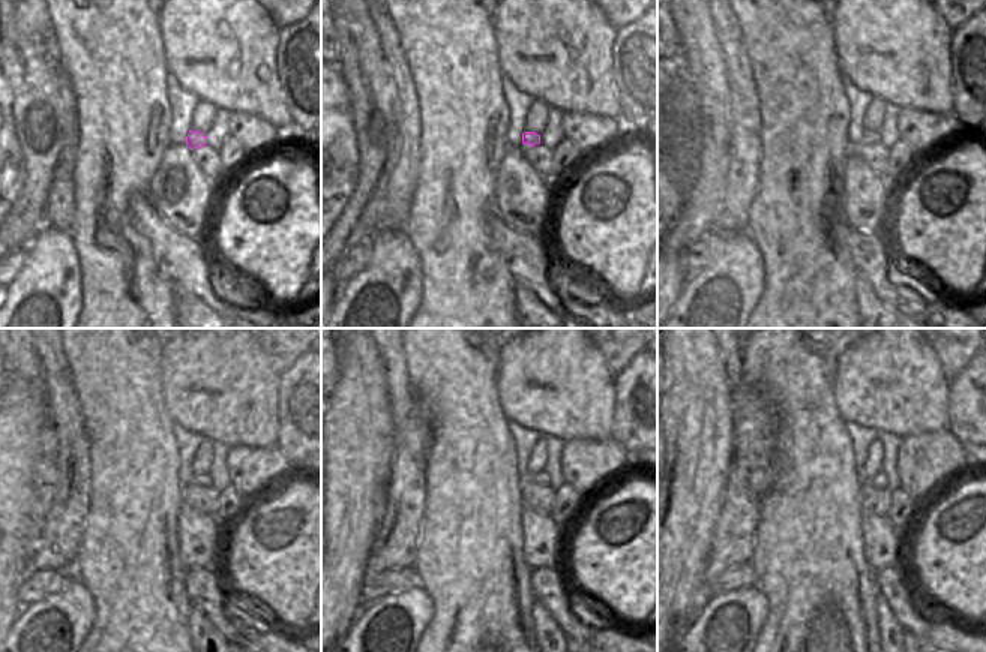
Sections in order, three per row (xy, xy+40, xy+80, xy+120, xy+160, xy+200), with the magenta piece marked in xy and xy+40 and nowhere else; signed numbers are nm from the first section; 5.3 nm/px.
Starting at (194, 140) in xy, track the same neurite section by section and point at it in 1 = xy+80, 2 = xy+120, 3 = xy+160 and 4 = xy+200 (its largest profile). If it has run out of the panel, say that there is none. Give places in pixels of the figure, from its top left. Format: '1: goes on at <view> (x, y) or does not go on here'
1: goes on at xy+80 (868, 137)
2: goes on at xy+120 (204, 478)
3: goes on at xy+160 (542, 478)
4: goes on at xy+200 (878, 481)

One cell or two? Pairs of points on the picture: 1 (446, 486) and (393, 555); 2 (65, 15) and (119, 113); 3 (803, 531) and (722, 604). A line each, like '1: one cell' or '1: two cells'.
1: two cells
2: one cell
3: two cells

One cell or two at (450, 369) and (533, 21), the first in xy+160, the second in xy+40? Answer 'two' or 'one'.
two

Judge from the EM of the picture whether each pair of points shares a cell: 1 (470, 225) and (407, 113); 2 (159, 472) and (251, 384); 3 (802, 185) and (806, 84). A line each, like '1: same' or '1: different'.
1: different
2: different
3: same

